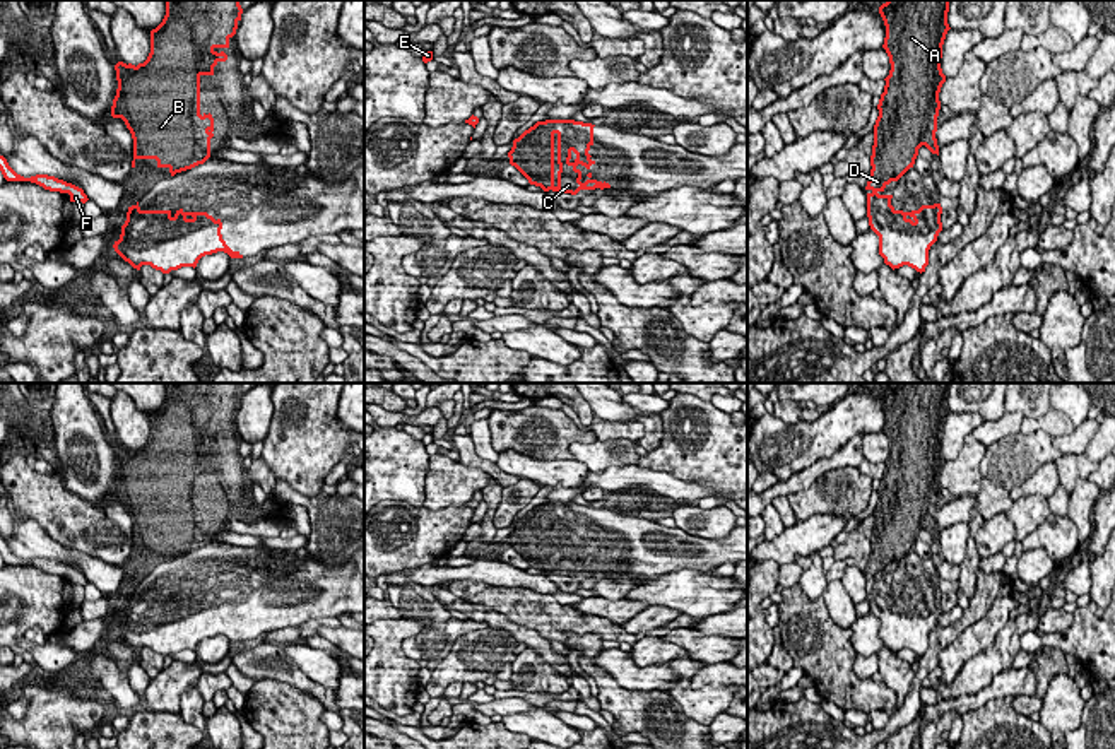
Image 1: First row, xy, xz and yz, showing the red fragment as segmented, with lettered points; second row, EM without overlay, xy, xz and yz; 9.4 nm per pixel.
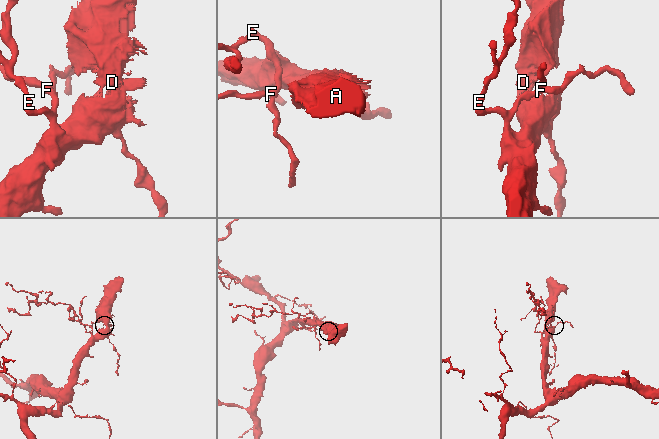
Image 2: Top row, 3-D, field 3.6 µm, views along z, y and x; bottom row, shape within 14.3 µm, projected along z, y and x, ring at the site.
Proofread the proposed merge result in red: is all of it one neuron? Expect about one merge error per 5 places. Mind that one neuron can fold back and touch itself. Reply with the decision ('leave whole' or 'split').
leave whole

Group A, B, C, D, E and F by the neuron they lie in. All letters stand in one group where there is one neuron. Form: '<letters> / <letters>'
A B C D E F

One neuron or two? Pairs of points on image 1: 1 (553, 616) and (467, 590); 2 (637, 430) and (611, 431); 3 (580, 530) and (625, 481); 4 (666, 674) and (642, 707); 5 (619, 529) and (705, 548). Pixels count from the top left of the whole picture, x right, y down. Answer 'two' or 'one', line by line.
1: one
2: one
3: two
4: two
5: one

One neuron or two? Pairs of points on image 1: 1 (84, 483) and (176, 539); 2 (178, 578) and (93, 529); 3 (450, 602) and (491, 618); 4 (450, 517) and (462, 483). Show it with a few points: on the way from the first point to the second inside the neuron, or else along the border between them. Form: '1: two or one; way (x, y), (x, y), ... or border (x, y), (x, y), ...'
1: two; border (117, 455), (117, 477), (110, 495)
2: two; border (127, 512), (132, 522), (132, 551)
3: one; way (460, 606), (481, 614)
4: two; border (464, 503), (435, 510), (423, 507)

